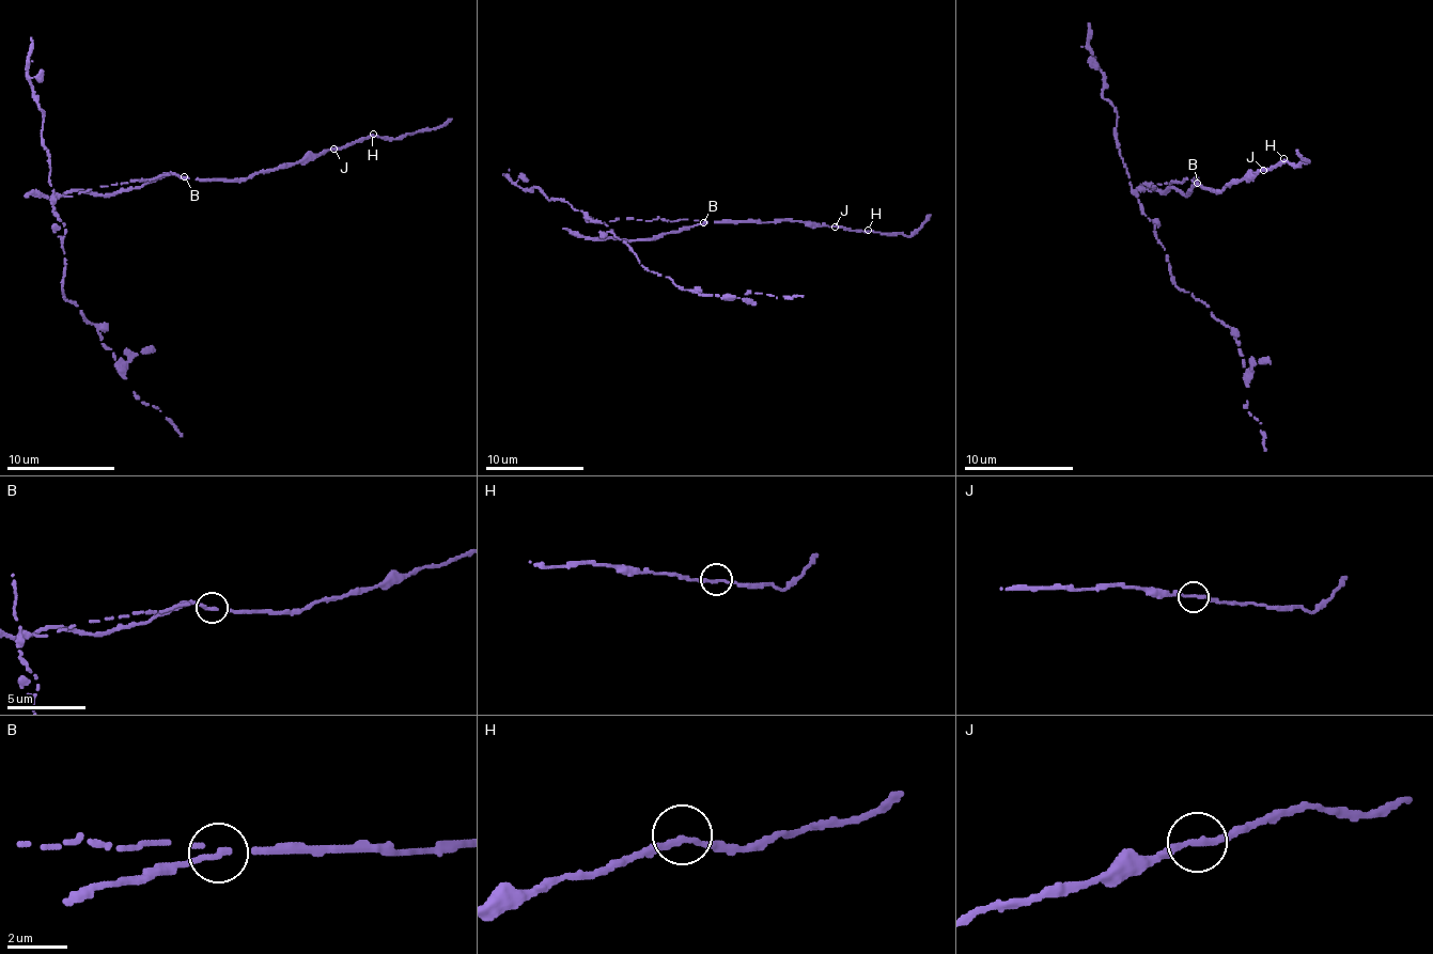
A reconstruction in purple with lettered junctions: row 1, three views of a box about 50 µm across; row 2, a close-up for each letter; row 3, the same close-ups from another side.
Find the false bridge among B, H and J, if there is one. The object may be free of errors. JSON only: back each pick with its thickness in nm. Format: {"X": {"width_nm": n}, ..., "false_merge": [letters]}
{"B": {"width_nm": 190}, "false_merge": ["B"]}

